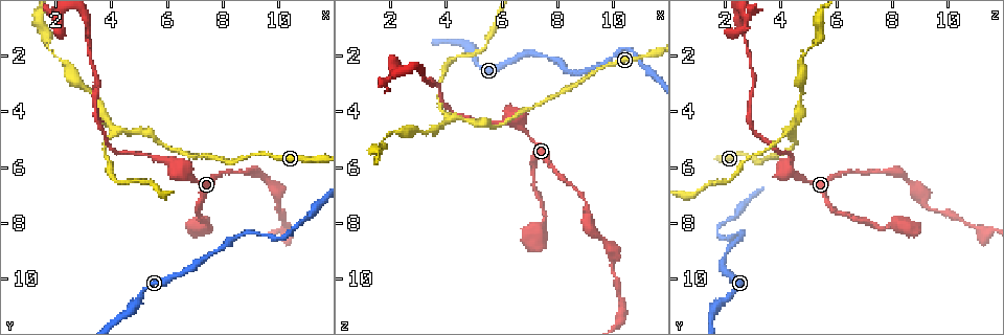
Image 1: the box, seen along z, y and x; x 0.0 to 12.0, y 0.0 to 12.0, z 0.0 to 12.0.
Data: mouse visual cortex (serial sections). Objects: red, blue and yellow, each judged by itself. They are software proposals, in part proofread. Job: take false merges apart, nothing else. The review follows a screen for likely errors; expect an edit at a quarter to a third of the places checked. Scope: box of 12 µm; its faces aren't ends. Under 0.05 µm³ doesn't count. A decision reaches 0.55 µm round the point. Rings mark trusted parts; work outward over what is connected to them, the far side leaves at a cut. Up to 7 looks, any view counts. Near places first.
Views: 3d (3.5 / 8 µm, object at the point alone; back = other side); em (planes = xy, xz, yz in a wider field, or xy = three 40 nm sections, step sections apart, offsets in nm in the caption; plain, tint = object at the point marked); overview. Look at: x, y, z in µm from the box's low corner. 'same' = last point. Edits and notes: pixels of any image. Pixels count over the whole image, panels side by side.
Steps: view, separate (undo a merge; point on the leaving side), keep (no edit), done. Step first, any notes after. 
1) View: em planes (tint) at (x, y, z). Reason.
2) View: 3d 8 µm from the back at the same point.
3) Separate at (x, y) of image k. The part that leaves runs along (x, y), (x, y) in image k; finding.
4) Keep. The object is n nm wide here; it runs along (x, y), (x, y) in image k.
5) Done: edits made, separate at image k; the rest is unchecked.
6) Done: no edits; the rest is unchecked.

View: 3d 8 µm at (4.2, 4.7, 4.3). Branch point.

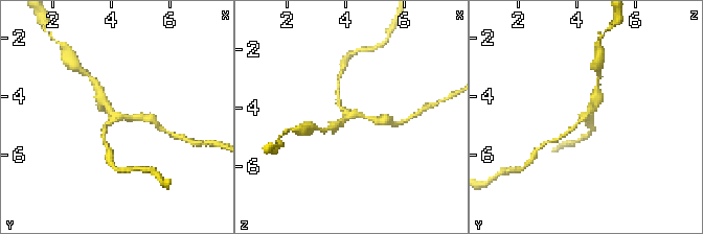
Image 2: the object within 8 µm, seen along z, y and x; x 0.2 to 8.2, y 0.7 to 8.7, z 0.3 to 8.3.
View: em planes (tint) at (4.2, 4.6, 4.3). 3 arms meet here; the arms are 150, 200, 250 nm wide; shape alone is not enough.

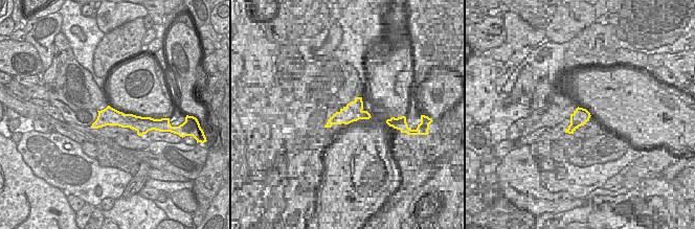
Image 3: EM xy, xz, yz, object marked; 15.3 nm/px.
Keep. It runs along (148, 119), (114, 115), (99, 96) in image 2; one cell here.

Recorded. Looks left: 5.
View: 3d 3.5 µm at (2.1, 1.0, 2.7).

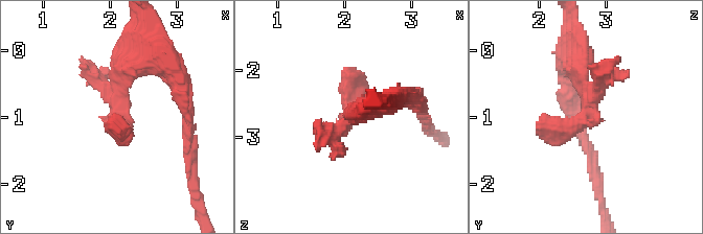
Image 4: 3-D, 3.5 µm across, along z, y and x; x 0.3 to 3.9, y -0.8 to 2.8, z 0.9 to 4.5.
View: em xy step 3 (plain) at the same point. Shape alone is not enough.

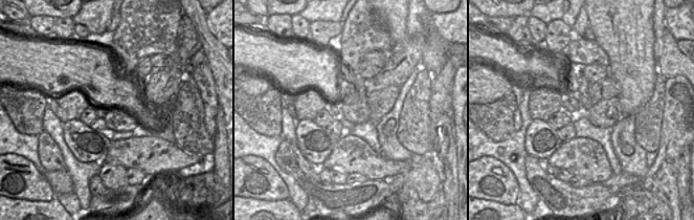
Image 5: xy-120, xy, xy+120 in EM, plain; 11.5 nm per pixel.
View: em xy step 3 (tint) at the same point.

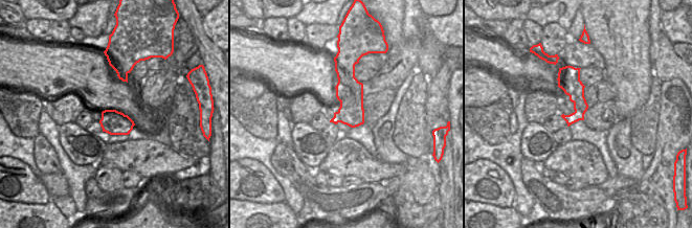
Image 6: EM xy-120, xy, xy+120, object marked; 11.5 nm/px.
Keep. It runs along (574, 61), (588, 112), (572, 129), (540, 122) in image 4; continuous, no second cell.

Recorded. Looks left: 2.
View: 3d 8 µm at (10.4, 8.3, 1.8). Sharp bend.

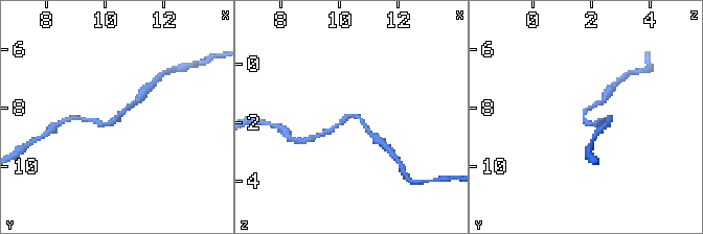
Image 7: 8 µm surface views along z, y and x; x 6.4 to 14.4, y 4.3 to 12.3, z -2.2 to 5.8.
View: em xy step 2 (tint) at (10.4, 8.3, 1.8). The arms are 150, 200 nm wide; need the tissue.

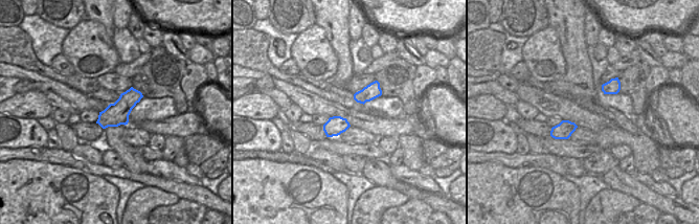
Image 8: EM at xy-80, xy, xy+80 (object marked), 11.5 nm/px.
Keep. It runs along (94, 120), (111, 123), (135, 102) in image 7; all the same cell.

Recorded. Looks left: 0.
Done: no edits; the rest is unchecked.

